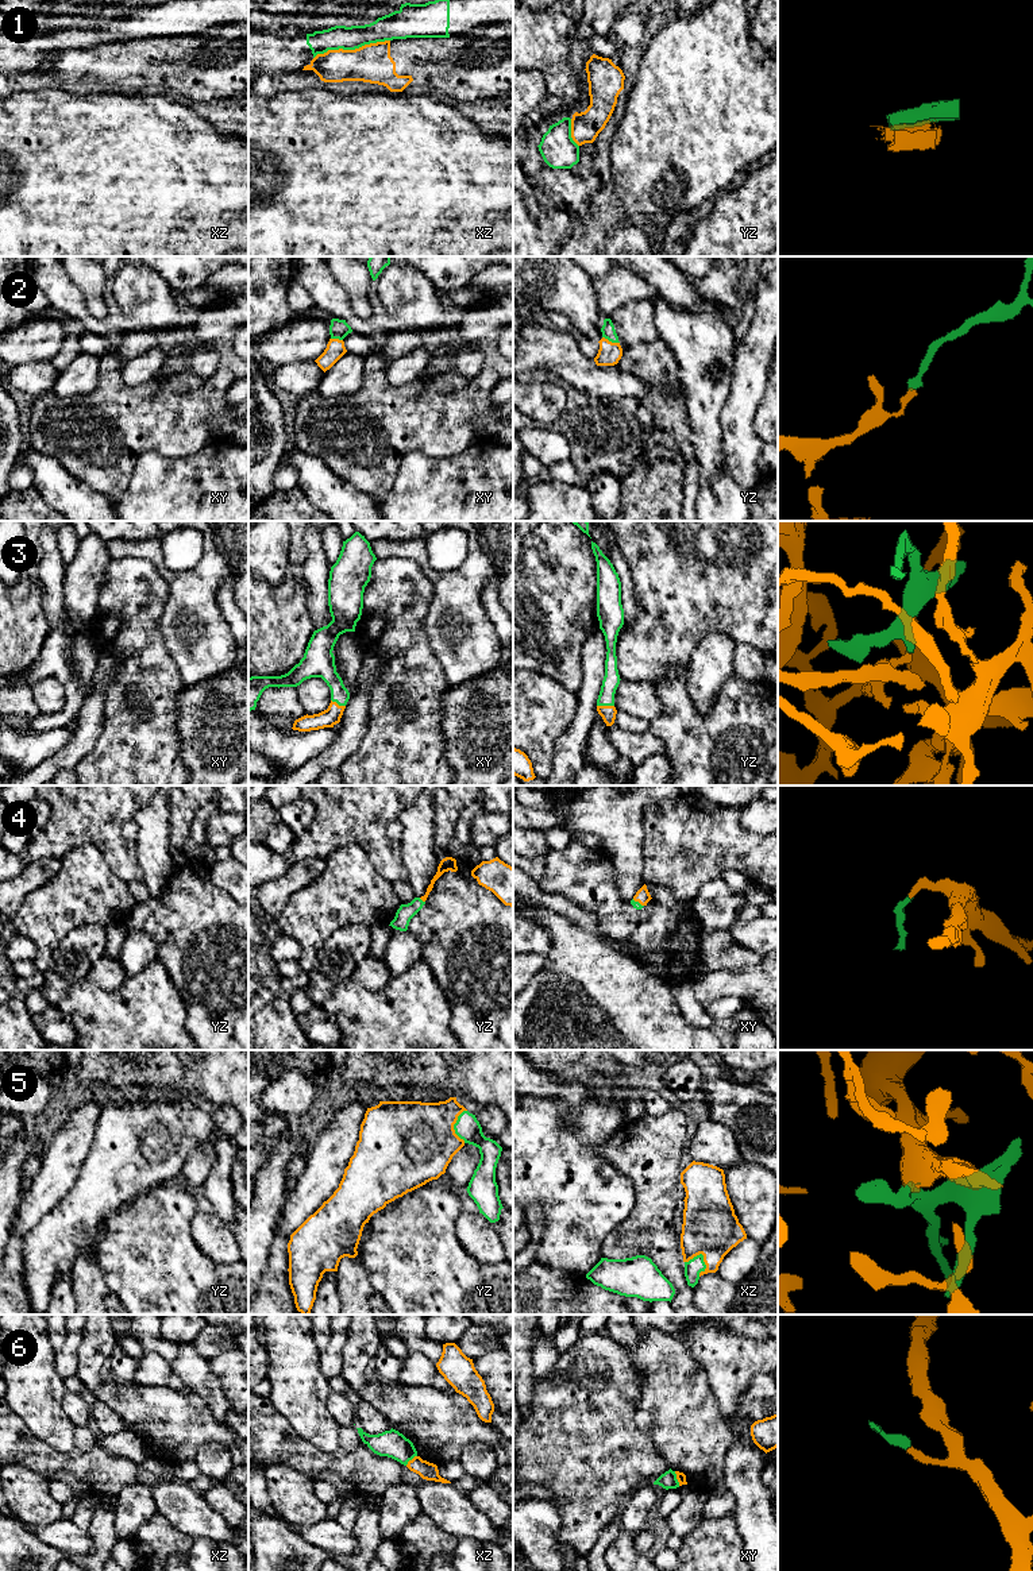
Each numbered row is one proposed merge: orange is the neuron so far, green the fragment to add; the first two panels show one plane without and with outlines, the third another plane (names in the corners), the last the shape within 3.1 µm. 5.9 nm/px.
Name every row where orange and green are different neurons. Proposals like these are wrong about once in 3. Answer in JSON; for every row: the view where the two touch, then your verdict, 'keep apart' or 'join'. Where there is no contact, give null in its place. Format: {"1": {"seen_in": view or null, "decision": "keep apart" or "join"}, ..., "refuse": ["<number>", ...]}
{"1": {"seen_in": "xz", "decision": "keep apart"}, "2": {"seen_in": "yz", "decision": "join"}, "3": {"seen_in": "yz", "decision": "join"}, "4": {"seen_in": "yz", "decision": "join"}, "5": {"seen_in": "xz", "decision": "join"}, "6": {"seen_in": "xy", "decision": "keep apart"}, "refuse": ["1", "6"]}

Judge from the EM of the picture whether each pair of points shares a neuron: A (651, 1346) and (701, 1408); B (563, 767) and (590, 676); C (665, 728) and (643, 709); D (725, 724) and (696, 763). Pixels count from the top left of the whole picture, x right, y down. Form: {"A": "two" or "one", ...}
{"A": "one", "B": "one", "C": "two", "D": "one"}

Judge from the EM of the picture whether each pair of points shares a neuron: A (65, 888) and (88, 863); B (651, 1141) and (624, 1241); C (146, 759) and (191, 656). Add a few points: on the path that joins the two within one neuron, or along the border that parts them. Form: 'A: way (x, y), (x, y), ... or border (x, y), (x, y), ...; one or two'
A: way (70, 882), (83, 869); one
B: way (652, 1165), (652, 1212), (648, 1216); one
C: border (166, 649), (185, 686); two

